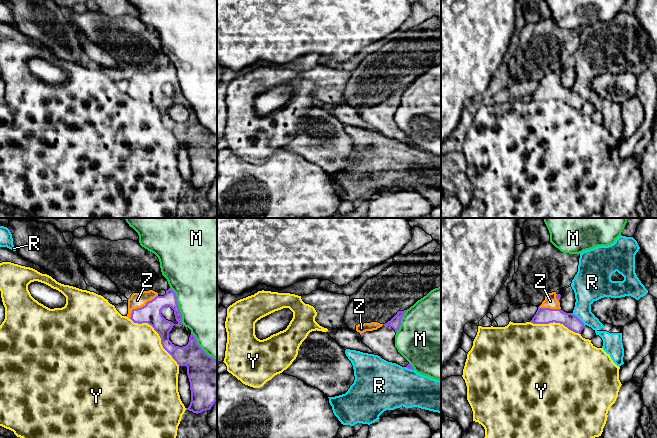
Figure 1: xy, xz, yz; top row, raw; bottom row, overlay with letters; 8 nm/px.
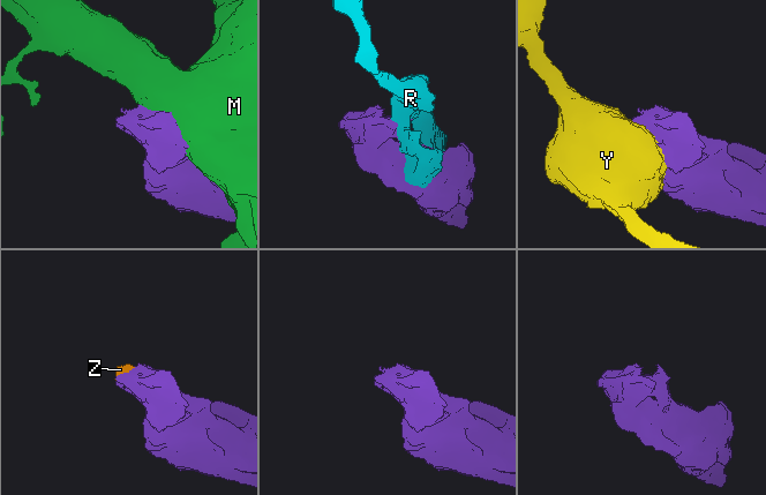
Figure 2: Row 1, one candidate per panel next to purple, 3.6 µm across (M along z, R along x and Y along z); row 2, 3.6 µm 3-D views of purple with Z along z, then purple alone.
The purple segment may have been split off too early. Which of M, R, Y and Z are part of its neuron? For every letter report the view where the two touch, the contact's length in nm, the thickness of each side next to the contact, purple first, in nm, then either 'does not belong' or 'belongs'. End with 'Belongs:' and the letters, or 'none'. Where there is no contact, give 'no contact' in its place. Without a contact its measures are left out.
M: contact in xy; length 340 nm; calibres 160 and 480 nm; does not belong
R: contact in yz; length 140 nm; calibres 120 and 220 nm; does not belong
Y: contact in xy; length 550 nm; calibres 160 and 480 nm; does not belong
Z: contact in xy; length 300 nm; calibres 160 and 130 nm; belongs
Belongs: Z

